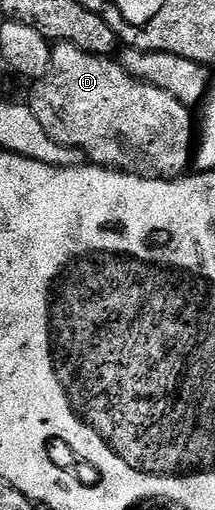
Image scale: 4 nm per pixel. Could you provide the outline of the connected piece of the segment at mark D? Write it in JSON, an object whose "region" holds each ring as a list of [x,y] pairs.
{"region":[[[55,43],[51,49],[51,60],[49,61],[49,73],[45,73],[43,79],[34,80],[29,98],[31,111],[41,121],[41,129],[53,137],[61,145],[69,145],[73,149],[81,149],[87,154],[88,160],[92,164],[101,167],[110,167],[112,171],[127,171],[130,175],[140,175],[146,179],[177,179],[180,178],[192,166],[193,163],[193,140],[196,138],[197,131],[193,126],[192,108],[186,107],[177,97],[173,97],[165,89],[154,87],[152,83],[145,83],[142,79],[134,79],[133,76],[123,68],[122,62],[105,55],[94,55],[85,49],[81,49],[72,43]]]}

